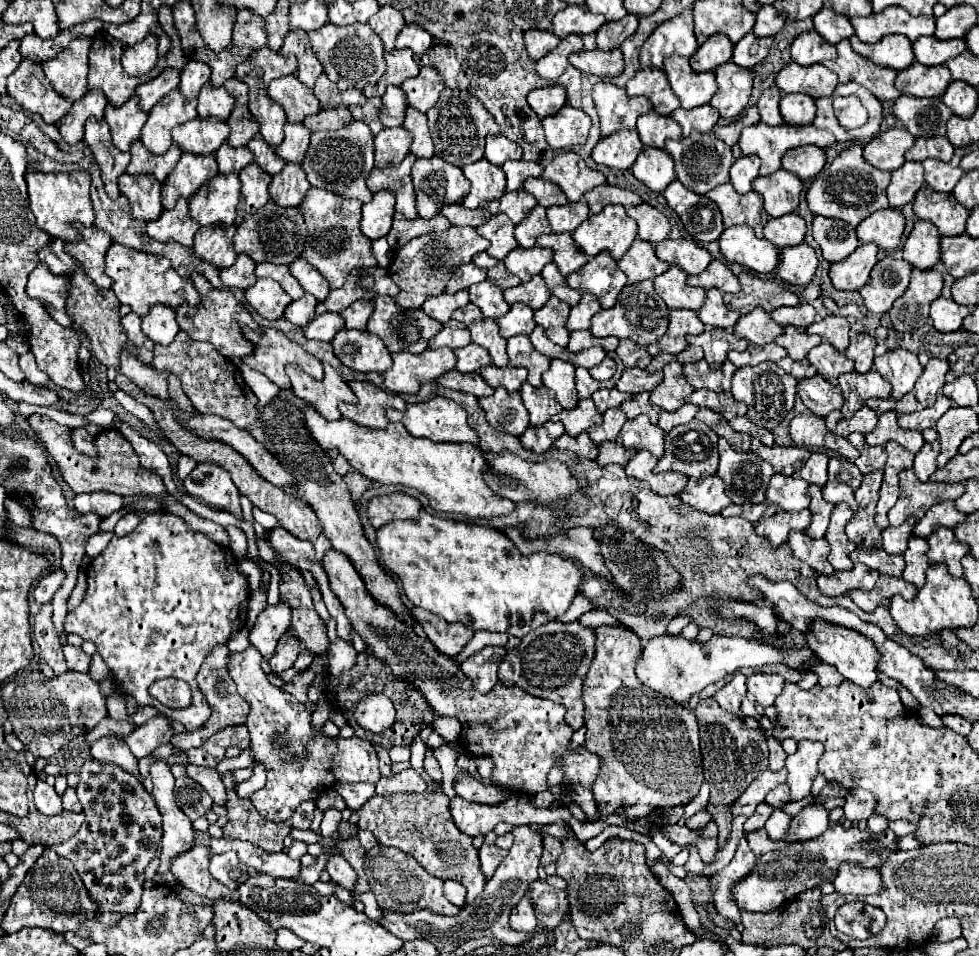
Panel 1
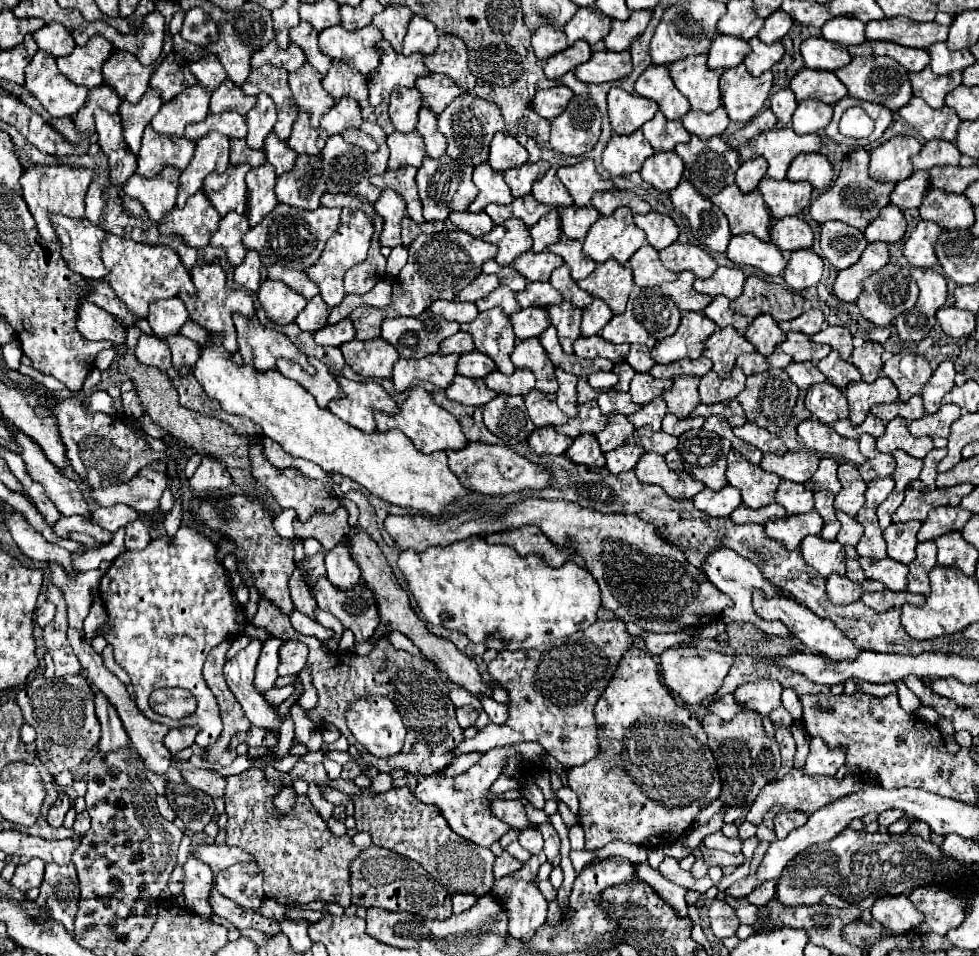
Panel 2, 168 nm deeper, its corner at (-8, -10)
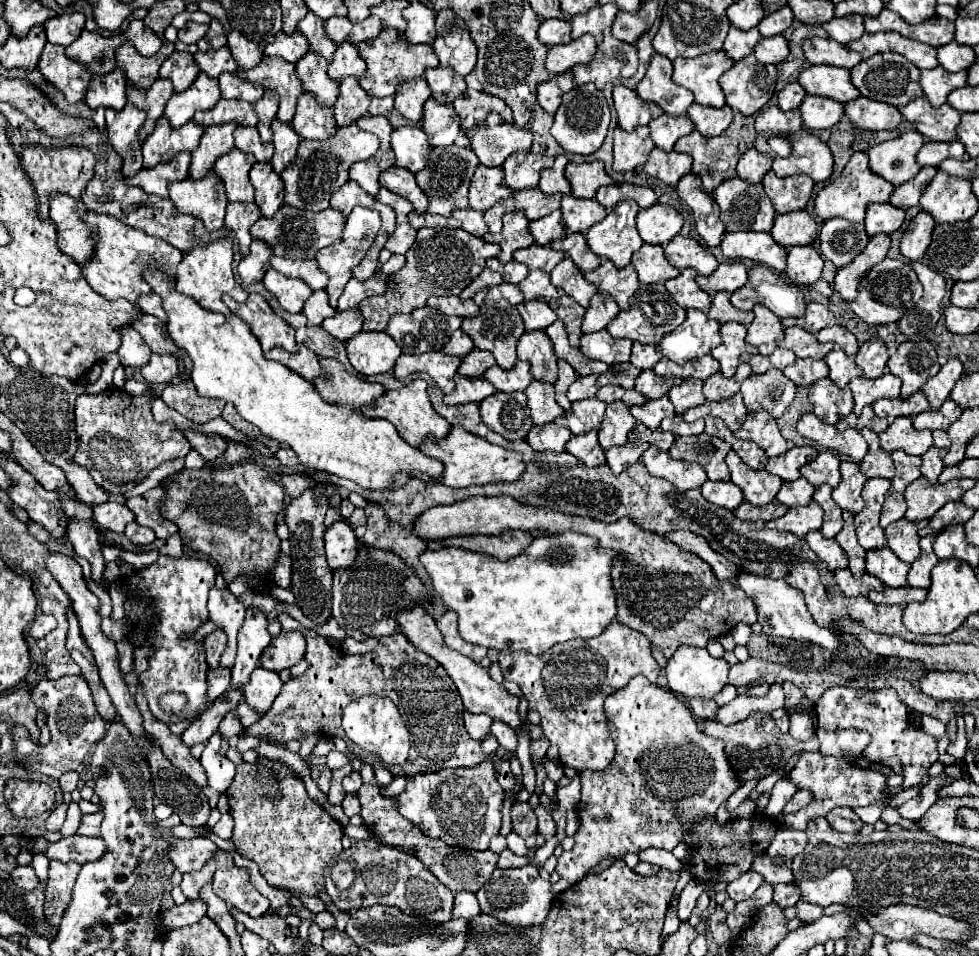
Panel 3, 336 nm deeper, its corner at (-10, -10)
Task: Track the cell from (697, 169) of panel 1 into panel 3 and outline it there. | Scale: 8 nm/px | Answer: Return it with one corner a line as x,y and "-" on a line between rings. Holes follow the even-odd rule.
698,130
680,138
674,146
676,152
688,152
694,158
692,172
702,178
702,188
714,192
714,188
726,178
736,176
736,164
740,158
738,142
730,136
706,138

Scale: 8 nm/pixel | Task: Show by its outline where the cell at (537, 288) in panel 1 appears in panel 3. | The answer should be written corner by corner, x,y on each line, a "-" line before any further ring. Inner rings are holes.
530,270
530,274
524,278
524,282
520,282
520,290
524,292
524,300
558,300
564,296
564,290
558,290
556,286
552,286
550,282
550,274
544,270

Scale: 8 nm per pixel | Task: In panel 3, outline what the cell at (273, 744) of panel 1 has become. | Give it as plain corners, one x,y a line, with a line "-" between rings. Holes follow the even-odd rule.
256,606
246,608
246,618
238,634
238,656
232,668
234,688
240,688
242,684
248,682
252,670
258,666
260,654
270,644
272,636
268,634
266,626
268,626
268,618
260,608

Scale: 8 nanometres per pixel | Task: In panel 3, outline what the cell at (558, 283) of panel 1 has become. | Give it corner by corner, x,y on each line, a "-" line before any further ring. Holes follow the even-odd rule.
564,258
554,270
552,270
552,284
562,288
568,296
572,296
580,306
588,308
590,304
590,298
598,292
598,288
594,284
590,284
582,270
570,260
570,258

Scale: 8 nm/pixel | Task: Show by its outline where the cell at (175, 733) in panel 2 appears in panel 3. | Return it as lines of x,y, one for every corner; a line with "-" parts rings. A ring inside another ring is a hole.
230,688
230,690
226,690
224,696
226,696
226,700
222,700
222,702
216,700
190,728
184,730
182,740
184,740
186,746
194,746
194,744
198,744
198,742
208,740
208,738
218,730
220,720
238,706
238,702
240,702
240,698
242,698
242,692

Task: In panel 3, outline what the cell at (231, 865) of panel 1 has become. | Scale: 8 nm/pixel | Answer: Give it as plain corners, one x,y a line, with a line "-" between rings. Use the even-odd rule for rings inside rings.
236,866
214,874
214,890
226,904
250,916
262,916
270,908
268,900
250,884
248,872

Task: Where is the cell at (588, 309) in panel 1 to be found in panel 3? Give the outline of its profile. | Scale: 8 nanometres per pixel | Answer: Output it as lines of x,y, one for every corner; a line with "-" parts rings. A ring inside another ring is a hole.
598,292
590,300
590,306
588,306
586,316
582,320
582,332
598,332
598,330
606,328
606,324
612,318
616,318
618,312
620,312
620,308
612,300
612,296
606,294
606,292

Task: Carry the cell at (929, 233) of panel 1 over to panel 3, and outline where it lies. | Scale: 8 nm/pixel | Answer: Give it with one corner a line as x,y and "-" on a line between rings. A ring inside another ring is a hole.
920,210
916,214
916,218
908,224
908,228
902,234
902,242
900,242
902,256
912,260
912,262
924,258
926,248
930,244
930,236
932,236
934,226
936,226
934,218
928,212

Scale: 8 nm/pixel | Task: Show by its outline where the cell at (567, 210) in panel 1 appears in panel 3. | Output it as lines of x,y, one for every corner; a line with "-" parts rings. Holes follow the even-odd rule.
562,196
562,218
570,232
586,234
588,228
600,222
608,212
596,200
576,198
576,196

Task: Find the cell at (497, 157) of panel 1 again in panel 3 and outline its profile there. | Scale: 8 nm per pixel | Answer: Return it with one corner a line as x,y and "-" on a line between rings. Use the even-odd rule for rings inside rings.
496,112
488,114
478,130
468,136
472,150
484,166
502,166
512,152
528,152
532,146
530,130
504,122

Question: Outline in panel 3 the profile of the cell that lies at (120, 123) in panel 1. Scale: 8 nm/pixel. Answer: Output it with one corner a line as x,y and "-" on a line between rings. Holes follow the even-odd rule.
158,78
148,90
136,90
136,86
128,86
128,102
136,104
140,110
146,112
146,122
140,130
140,138
146,140
148,134
152,134
156,120
164,114
168,98
174,94
172,82
168,78

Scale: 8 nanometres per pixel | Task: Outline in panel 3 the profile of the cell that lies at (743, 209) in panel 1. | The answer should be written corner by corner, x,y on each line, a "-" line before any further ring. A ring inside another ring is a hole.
738,176
728,178
714,190
714,198
728,232
772,230
776,212
762,184
748,184

